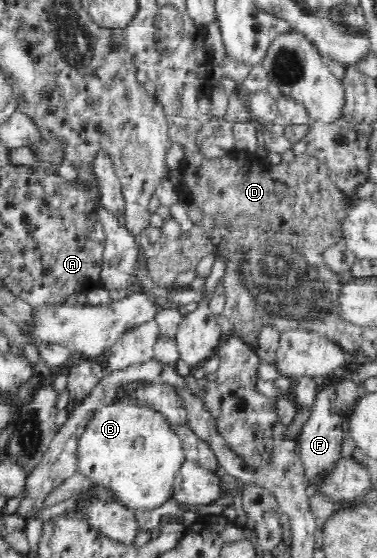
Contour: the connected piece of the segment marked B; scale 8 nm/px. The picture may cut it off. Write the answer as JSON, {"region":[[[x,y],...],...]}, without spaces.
{"region":[[[116,401],[96,409],[86,423],[76,443],[75,472],[88,477],[94,486],[110,489],[117,499],[114,501],[129,510],[156,509],[173,497],[173,481],[185,460],[181,439],[162,412]]]}

